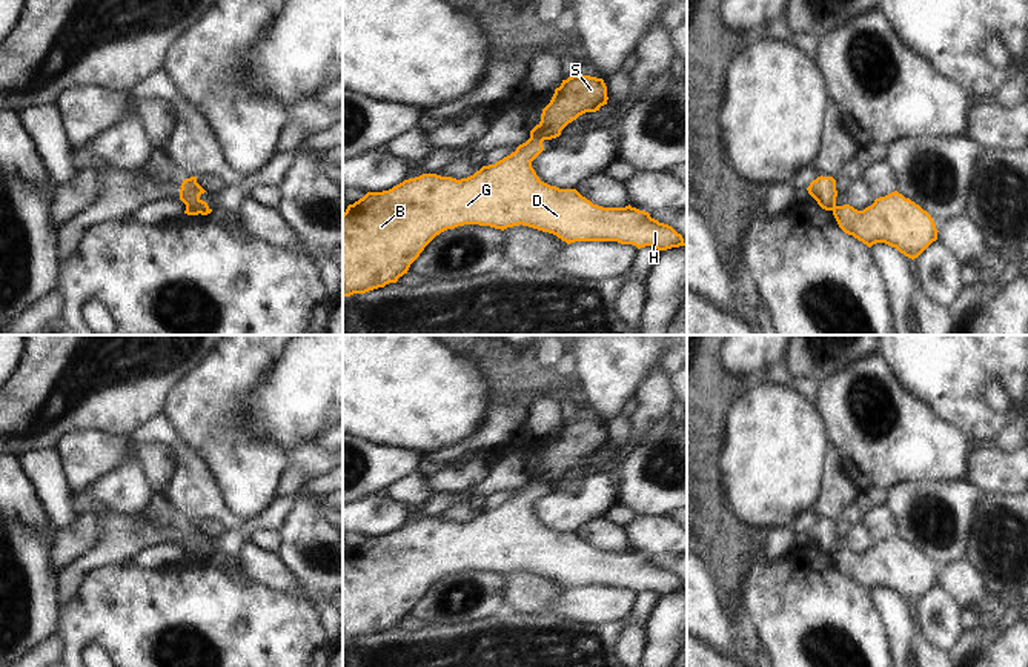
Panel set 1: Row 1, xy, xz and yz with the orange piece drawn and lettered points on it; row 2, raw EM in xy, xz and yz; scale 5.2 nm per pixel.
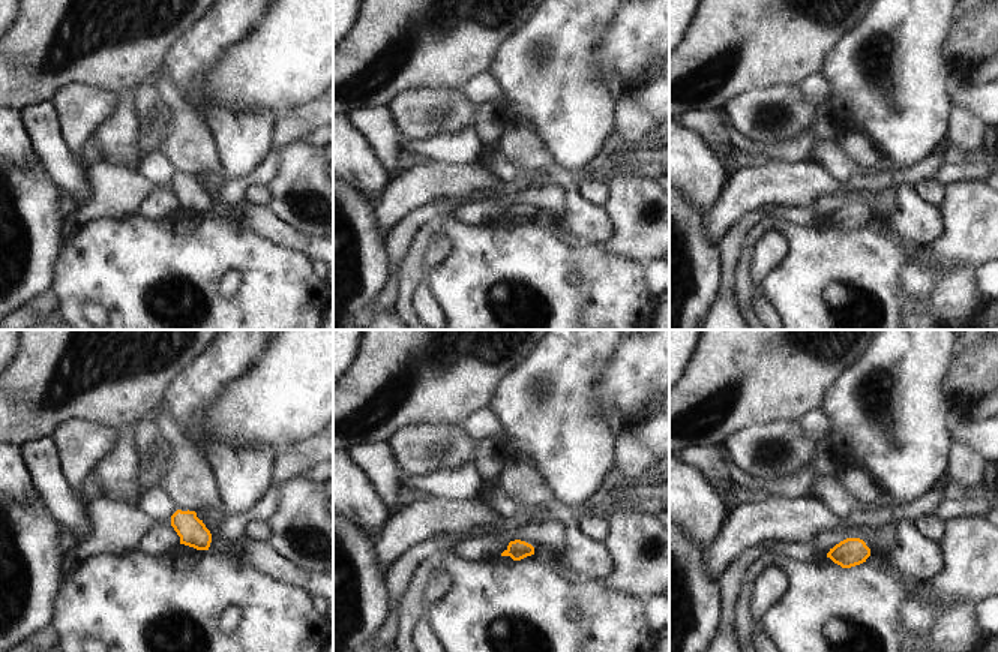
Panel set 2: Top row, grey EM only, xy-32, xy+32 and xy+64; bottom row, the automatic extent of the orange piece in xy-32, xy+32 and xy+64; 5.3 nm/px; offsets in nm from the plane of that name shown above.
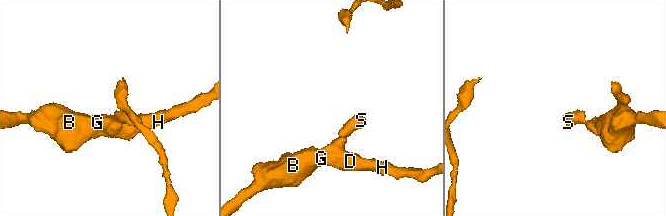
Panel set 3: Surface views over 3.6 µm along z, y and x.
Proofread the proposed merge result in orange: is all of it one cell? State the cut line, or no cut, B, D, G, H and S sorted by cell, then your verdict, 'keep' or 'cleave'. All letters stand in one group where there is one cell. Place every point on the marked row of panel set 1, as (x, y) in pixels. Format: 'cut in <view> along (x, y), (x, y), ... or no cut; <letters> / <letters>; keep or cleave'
cut in xz along (530, 136), (543, 140); B D G H / S; cleave

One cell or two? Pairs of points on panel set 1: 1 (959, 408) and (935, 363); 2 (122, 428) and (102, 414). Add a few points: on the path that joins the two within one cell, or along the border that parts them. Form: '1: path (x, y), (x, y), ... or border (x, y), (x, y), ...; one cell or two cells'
1: path (959, 397), (953, 381), (945, 374); one cell
2: path (117, 423), (106, 414); one cell

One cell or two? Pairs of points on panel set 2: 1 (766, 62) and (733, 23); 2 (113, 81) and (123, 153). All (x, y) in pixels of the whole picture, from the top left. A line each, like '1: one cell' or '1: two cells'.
1: one cell
2: two cells

